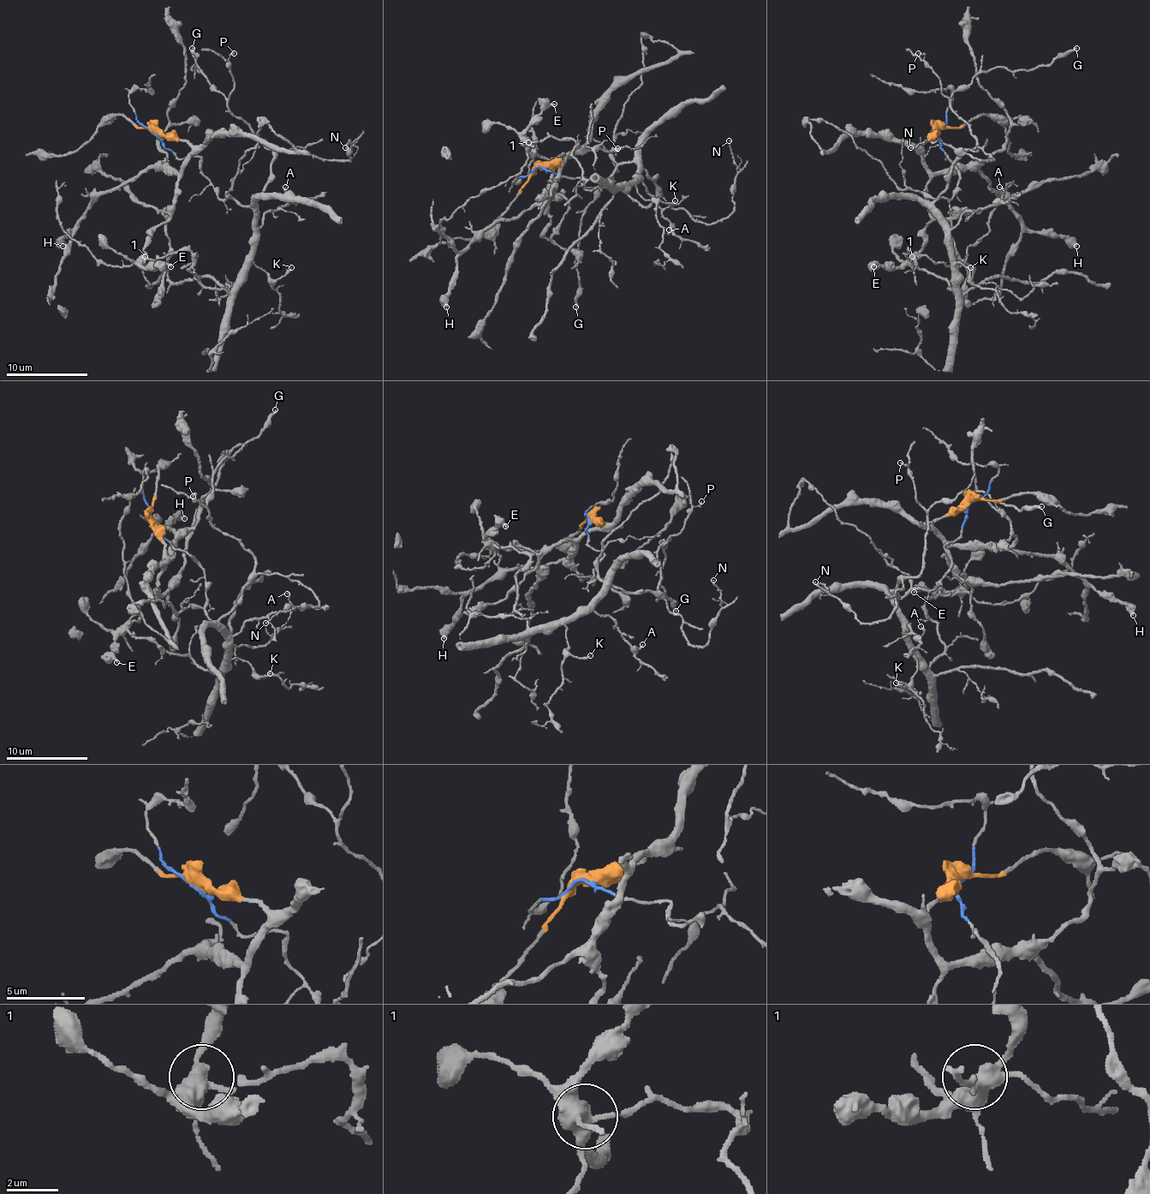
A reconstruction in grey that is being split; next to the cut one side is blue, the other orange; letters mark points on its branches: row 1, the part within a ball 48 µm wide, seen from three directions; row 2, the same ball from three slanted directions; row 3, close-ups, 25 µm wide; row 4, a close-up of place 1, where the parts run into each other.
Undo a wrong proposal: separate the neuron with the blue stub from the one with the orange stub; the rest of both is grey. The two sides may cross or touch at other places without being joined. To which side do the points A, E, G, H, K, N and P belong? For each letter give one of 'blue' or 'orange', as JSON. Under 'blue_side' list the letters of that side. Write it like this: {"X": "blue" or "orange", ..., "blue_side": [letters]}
{"A": "blue", "E": "orange", "G": "blue", "H": "orange", "K": "blue", "N": "blue", "P": "blue", "blue_side": ["A", "G", "K", "N", "P"]}

